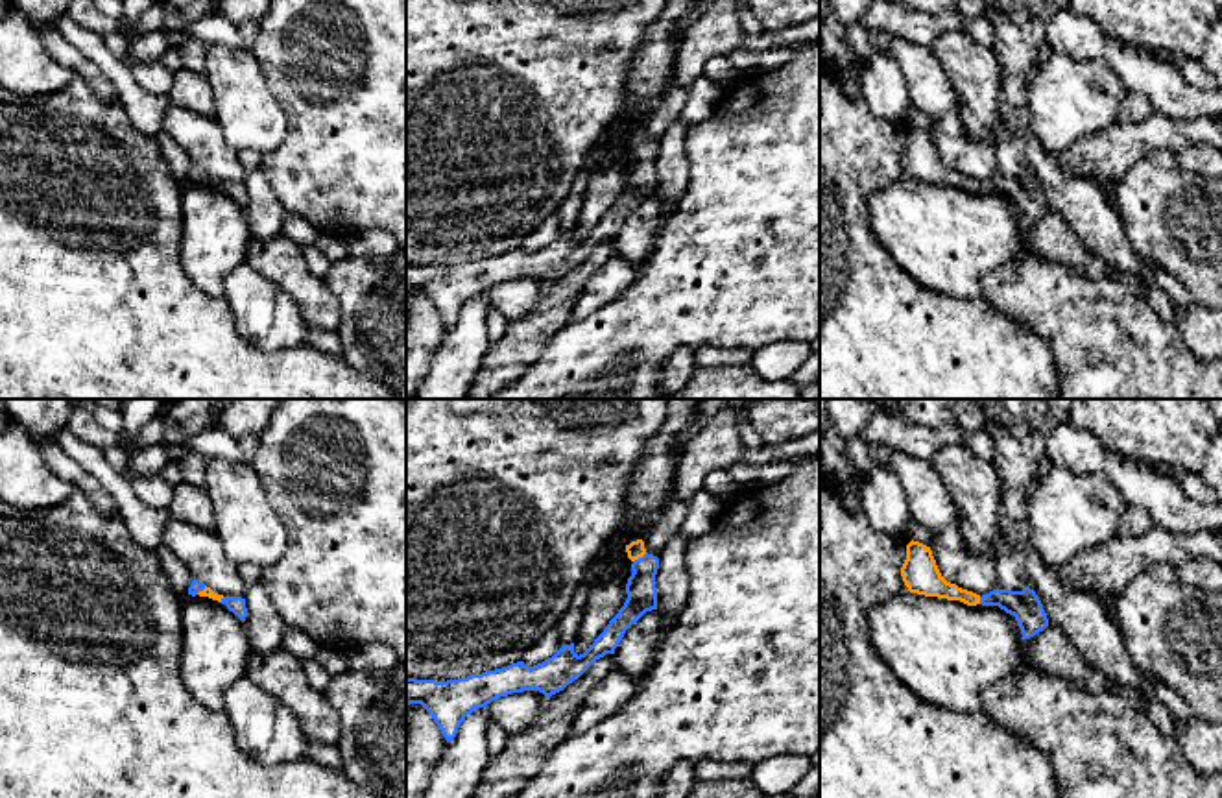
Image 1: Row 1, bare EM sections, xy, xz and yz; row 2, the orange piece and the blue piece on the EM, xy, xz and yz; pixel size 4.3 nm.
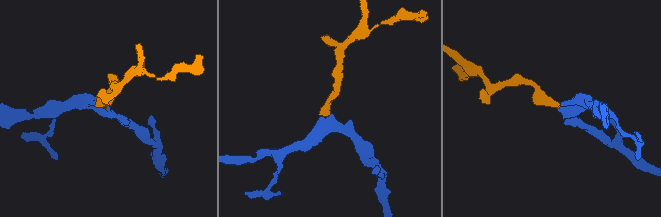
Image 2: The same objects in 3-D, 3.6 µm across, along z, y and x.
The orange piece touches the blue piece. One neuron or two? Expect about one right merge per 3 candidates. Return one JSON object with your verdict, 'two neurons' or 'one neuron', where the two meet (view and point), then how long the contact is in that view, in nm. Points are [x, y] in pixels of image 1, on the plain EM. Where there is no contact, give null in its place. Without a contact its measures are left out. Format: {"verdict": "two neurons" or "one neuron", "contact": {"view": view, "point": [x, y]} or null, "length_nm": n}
{"verdict": "one neuron", "contact": {"view": "xz", "point": [639, 143]}, "length_nm": 80}

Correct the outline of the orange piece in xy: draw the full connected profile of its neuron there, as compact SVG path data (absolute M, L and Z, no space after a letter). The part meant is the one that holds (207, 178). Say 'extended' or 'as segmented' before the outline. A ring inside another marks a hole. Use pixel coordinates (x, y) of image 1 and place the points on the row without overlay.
extended; M192 166L190 174L188 174L188 181L196 183L209 183L212 187L218 187L222 190L227 192L229 198L233 198L242 209L247 203L247 194L246 194L246 185L242 183L223 183L214 179L210 174L207 174L203 168L199 166Z

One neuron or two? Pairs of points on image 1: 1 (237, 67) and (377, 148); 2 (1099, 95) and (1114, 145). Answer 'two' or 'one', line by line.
1: two
2: two

